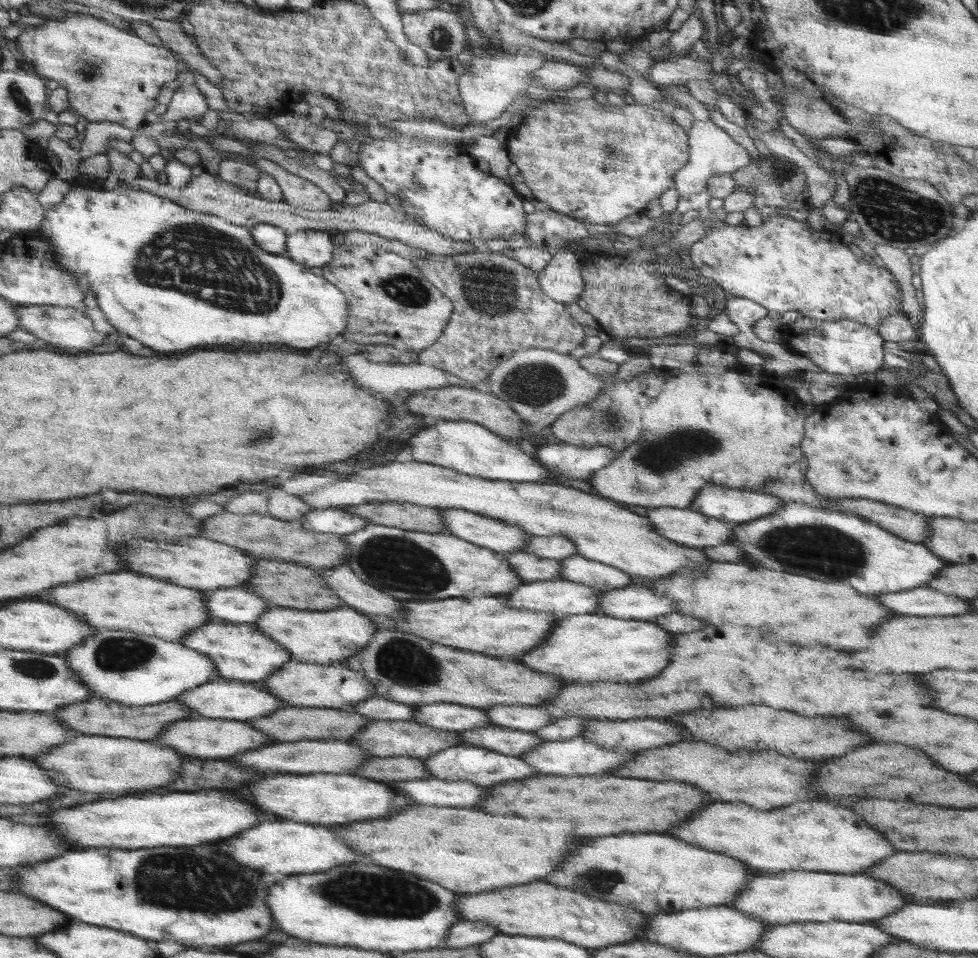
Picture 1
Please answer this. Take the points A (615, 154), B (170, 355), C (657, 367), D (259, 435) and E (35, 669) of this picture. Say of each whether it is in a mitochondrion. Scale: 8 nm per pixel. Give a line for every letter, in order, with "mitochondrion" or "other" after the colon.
A: mitochondrion
B: other
C: other
D: mitochondrion
E: mitochondrion

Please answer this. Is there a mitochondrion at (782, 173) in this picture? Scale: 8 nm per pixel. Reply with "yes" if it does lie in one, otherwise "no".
yes

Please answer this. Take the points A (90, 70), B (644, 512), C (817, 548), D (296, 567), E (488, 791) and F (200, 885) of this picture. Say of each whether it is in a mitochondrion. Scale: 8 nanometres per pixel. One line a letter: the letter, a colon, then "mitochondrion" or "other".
A: mitochondrion
B: other
C: mitochondrion
D: other
E: other
F: mitochondrion

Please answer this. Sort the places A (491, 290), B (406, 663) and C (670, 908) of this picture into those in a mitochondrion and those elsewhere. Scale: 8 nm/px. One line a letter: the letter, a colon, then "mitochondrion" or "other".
A: mitochondrion
B: mitochondrion
C: other

